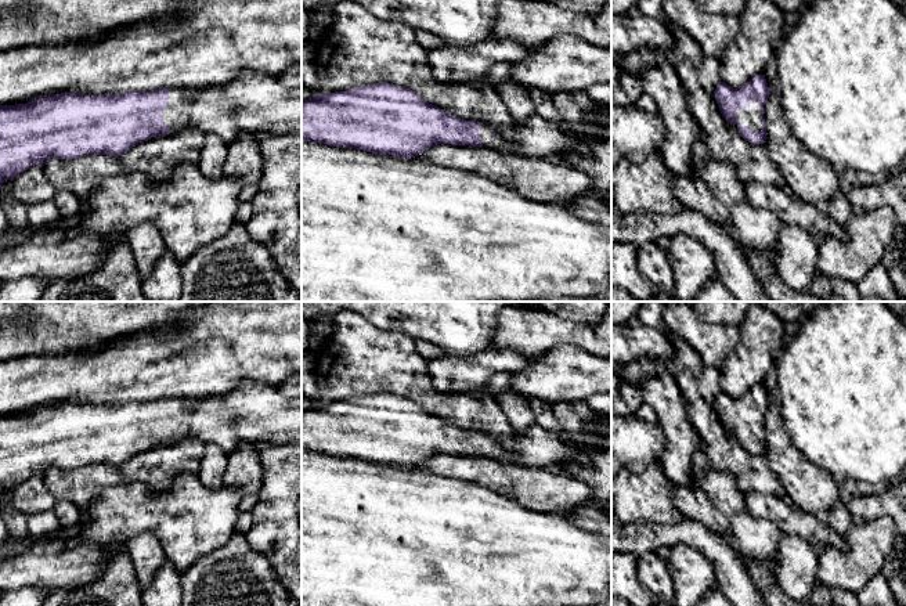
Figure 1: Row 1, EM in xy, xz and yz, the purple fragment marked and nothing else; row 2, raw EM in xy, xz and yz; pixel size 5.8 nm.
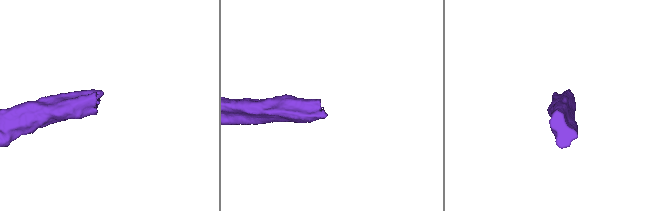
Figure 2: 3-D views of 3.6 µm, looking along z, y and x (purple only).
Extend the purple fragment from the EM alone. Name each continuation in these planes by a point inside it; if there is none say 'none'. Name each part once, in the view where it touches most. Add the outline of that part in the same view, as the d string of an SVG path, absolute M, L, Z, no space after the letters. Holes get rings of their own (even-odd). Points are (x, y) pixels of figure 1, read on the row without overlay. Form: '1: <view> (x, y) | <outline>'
1: yz (750, 426) | M755 410L747 418L737 419L739 430L733 434L736 439L739 436L748 436L752 441L761 441L764 439L764 432L761 429L761 418Z

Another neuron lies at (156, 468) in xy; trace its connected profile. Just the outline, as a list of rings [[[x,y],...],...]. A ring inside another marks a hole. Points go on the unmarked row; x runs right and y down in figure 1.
[[[188,437],[177,443],[152,447],[120,466],[51,468],[41,477],[57,501],[69,501],[84,512],[111,487],[142,483],[154,490],[166,490],[178,475],[198,475],[203,455],[205,443]]]

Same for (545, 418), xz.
[[[535,400],[535,401],[530,401],[530,408],[535,416],[535,425],[553,434],[560,434],[563,432],[559,421],[556,419],[552,411],[551,404],[542,400]]]

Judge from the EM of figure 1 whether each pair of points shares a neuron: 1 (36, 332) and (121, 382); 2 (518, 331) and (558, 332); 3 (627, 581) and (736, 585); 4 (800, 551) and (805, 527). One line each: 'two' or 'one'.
1: two
2: one
3: two
4: two

